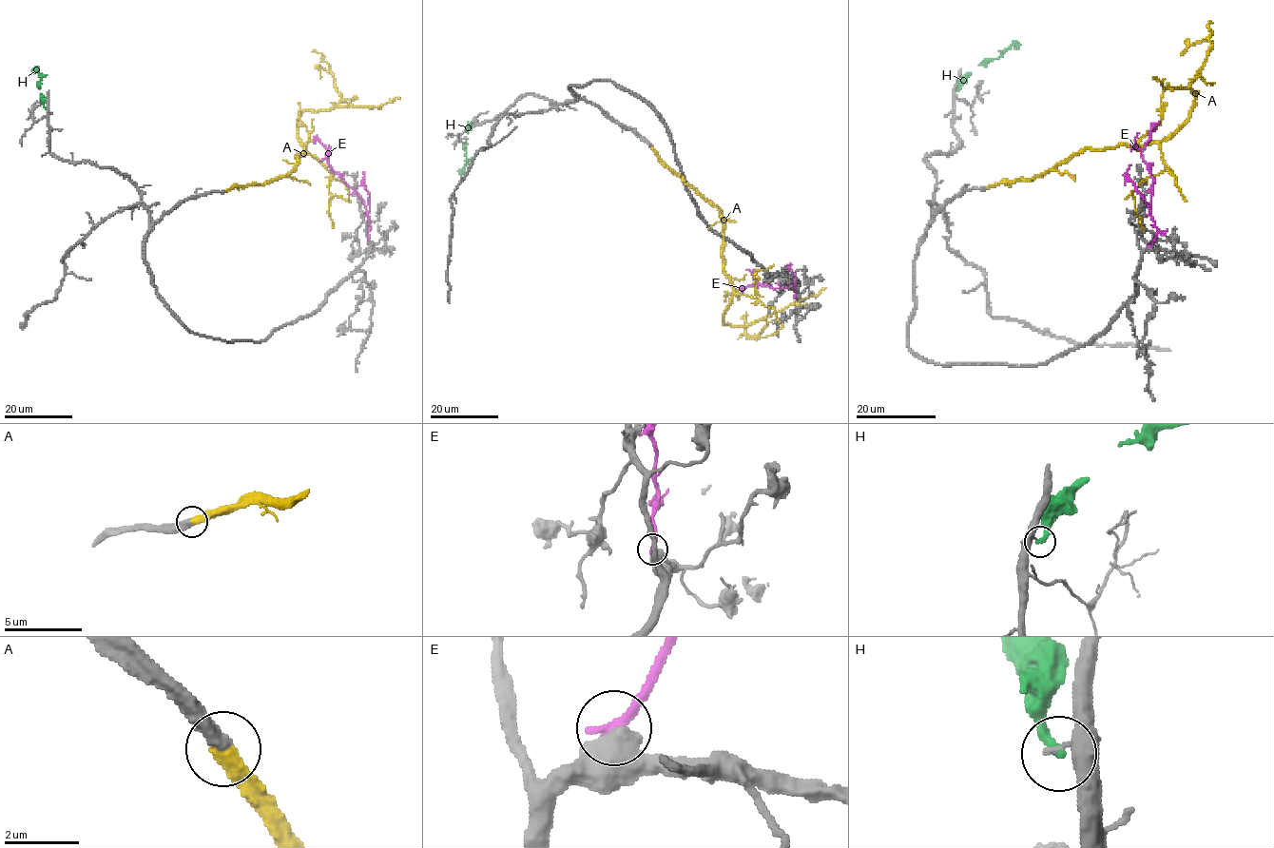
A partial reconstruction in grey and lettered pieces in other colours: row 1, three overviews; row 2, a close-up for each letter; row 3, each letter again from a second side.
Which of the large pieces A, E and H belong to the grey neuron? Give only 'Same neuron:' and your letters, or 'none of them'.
Same neuron: A

